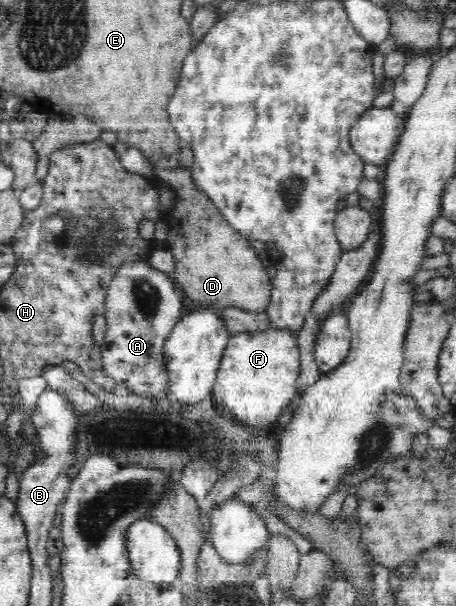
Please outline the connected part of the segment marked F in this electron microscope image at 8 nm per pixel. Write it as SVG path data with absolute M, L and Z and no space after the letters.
M272 327L266 332L231 336L216 374L211 397L219 409L239 424L263 429L277 421L293 400L300 375L298 334Z

